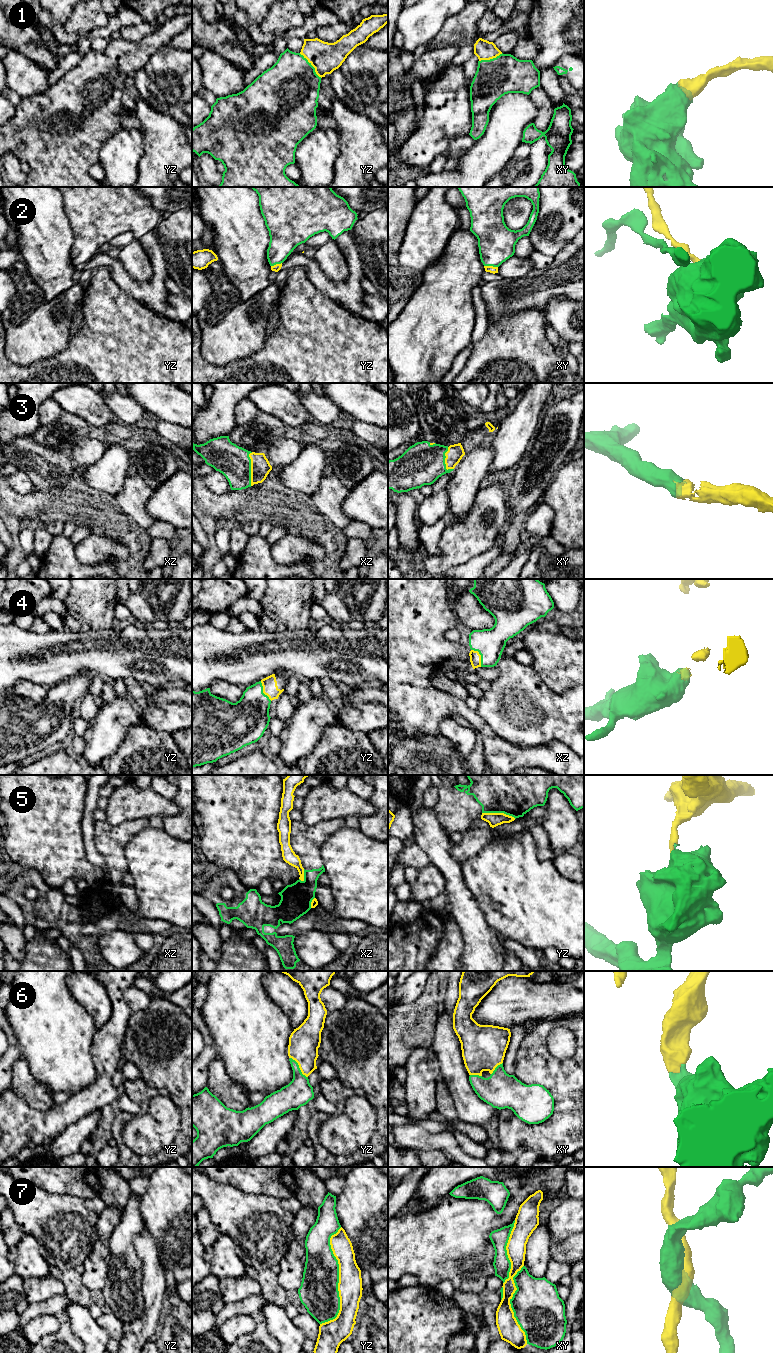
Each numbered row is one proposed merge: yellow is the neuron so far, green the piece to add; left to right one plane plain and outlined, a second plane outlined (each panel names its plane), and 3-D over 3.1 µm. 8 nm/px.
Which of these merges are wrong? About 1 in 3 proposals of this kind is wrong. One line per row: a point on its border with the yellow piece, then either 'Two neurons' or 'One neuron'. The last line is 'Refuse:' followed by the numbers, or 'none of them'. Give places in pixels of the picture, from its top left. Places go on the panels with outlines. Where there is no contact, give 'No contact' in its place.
1: Touches yellow at yz (311, 64). One neuron
2: Touches yellow at xy (491, 266). Two neurons
3: Touches yellow at xz (251, 469). One neuron
4: Touches yellow at xz (480, 656). One neuron
5: Touches yellow at yz (499, 813). Two neurons
6: Touches yellow at yz (299, 1067). One neuron
7: Touches yellow at yz (339, 1279). Two neurons
Refuse: 2, 5, 7

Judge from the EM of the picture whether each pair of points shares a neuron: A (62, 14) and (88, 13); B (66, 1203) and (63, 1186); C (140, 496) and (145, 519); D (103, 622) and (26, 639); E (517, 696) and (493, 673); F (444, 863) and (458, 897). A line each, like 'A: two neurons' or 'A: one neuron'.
A: two neurons
B: two neurons
C: one neuron
D: two neurons
E: two neurons
F: one neuron

